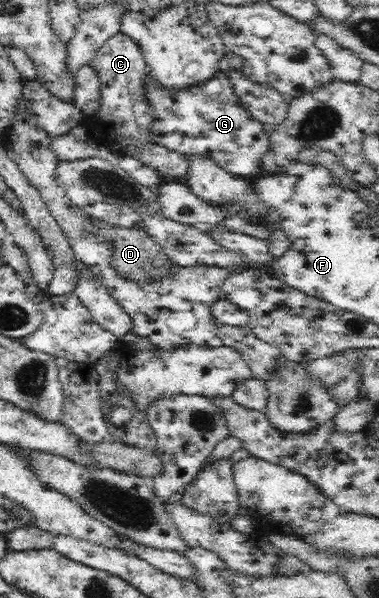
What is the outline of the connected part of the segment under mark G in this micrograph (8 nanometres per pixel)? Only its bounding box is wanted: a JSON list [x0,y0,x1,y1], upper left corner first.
[142,65,273,181]

